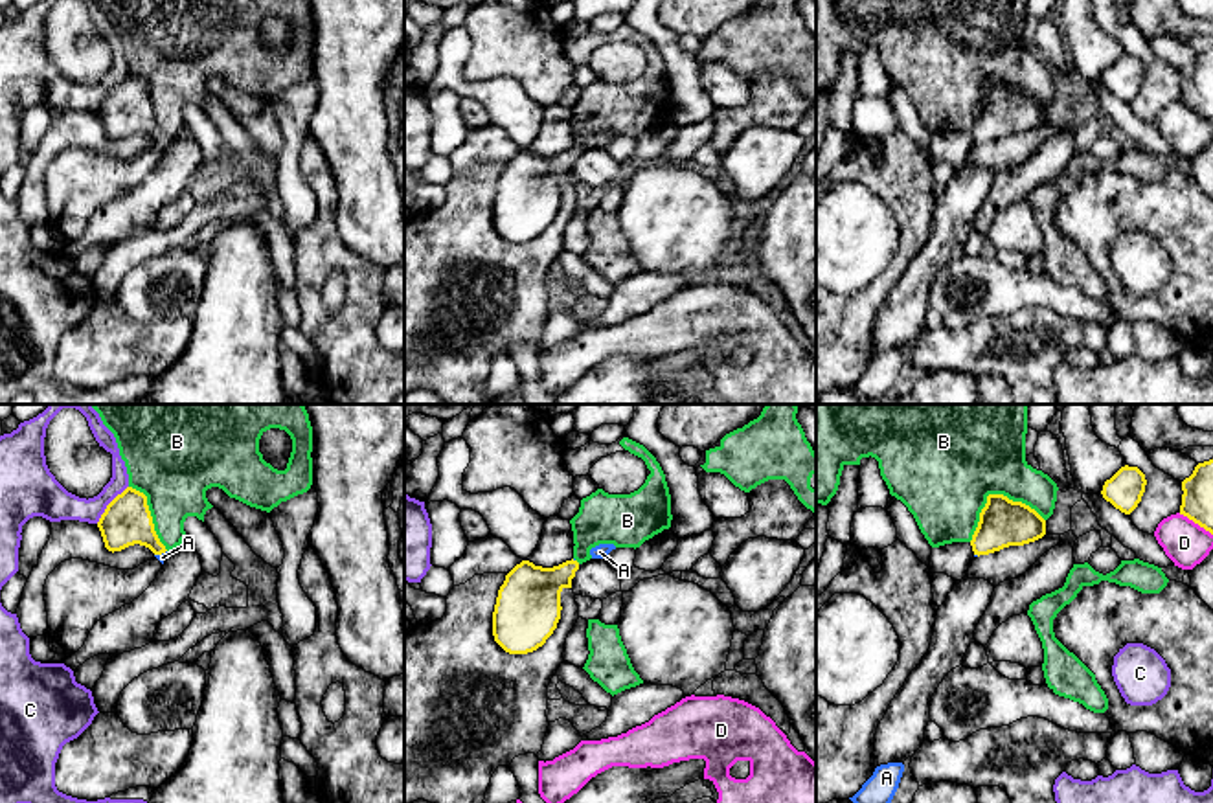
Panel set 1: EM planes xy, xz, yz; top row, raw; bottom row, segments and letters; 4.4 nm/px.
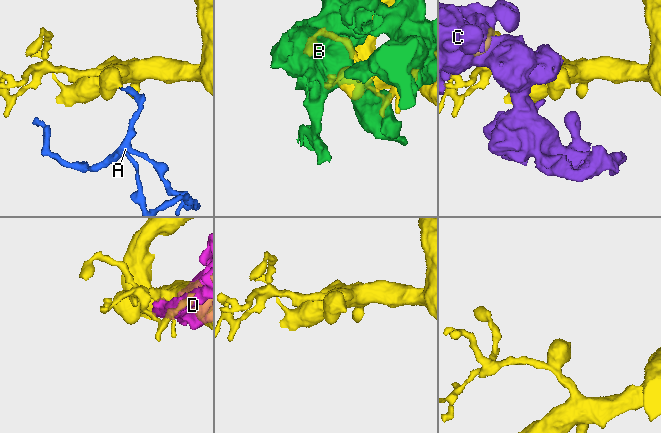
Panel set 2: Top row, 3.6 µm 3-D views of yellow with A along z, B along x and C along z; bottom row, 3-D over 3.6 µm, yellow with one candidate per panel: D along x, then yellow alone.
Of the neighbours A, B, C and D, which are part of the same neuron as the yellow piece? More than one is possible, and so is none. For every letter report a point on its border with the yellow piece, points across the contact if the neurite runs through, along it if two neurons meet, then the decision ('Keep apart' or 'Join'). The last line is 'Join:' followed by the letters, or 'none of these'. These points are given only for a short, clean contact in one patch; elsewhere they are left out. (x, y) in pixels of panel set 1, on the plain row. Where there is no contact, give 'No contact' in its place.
A: Touches yellow at xy (160, 142). Path across: xy (127, 109), (160, 142), (162, 146). Join
B: Touches yellow at yz (993, 83). Keep apart
C: Touches yellow at xy (109, 92). Keep apart
D: Touches yellow at yz (1195, 111). Keep apart
Join: A

